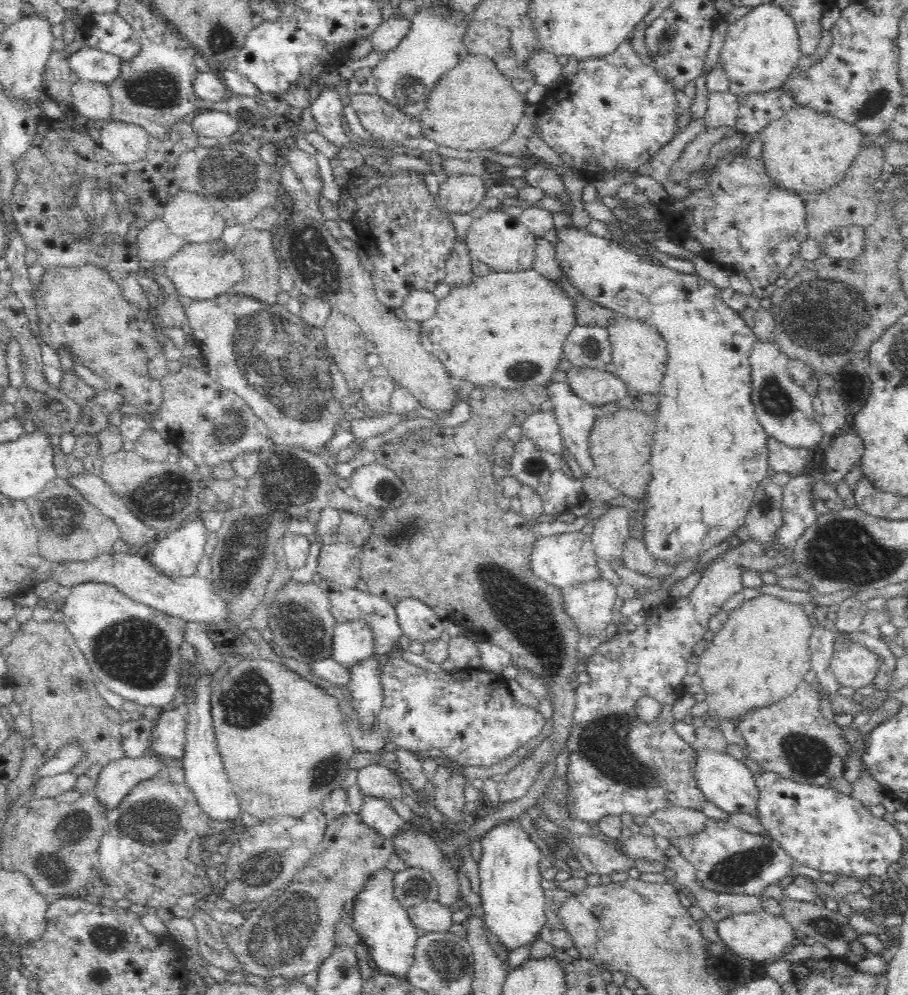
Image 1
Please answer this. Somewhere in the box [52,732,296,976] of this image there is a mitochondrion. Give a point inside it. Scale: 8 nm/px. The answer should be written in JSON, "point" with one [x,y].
{"point":[153,818]}

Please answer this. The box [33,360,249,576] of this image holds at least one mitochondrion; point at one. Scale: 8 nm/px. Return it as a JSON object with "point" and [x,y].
{"point":[166,489]}

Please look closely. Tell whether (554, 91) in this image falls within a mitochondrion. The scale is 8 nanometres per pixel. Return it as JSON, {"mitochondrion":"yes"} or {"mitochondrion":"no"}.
{"mitochondrion":"no"}

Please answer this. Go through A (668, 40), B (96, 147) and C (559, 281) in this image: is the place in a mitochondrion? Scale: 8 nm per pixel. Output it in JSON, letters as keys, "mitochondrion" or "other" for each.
{"A":"mitochondrion","B":"other","C":"other"}

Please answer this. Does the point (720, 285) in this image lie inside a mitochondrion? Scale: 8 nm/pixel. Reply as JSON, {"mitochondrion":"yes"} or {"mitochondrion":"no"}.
{"mitochondrion":"no"}

